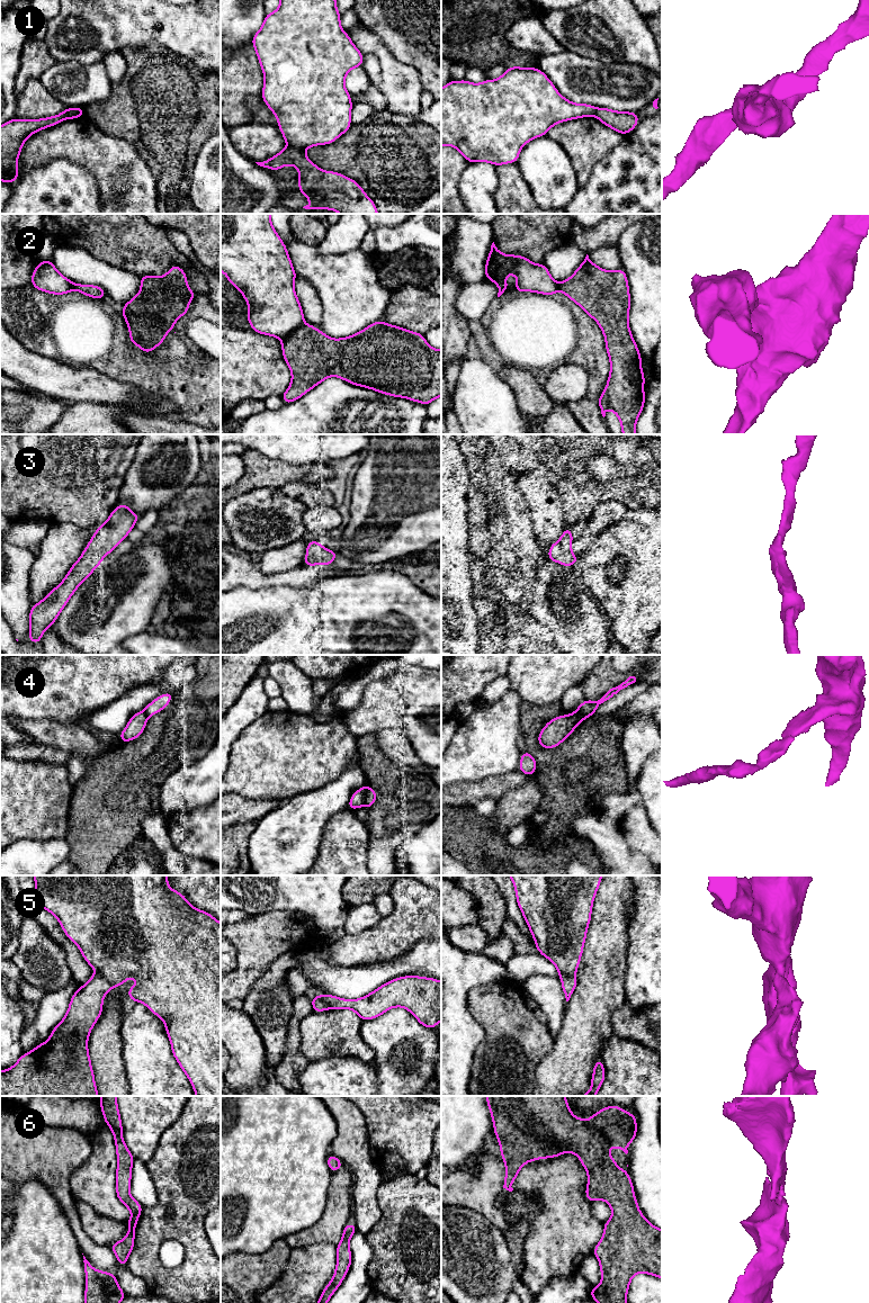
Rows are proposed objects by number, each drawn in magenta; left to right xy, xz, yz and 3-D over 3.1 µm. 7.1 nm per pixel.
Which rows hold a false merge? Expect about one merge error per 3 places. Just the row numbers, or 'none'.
1, 2, 4, 5

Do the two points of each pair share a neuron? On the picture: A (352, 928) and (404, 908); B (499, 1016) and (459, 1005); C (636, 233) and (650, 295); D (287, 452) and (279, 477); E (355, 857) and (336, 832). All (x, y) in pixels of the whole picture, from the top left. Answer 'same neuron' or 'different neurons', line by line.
A: different neurons
B: different neurons
C: same neuron
D: different neurons
E: same neuron

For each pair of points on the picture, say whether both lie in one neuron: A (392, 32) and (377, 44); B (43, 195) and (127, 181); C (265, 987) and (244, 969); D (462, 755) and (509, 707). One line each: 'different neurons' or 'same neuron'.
A: different neurons
B: different neurons
C: different neurons
D: same neuron

